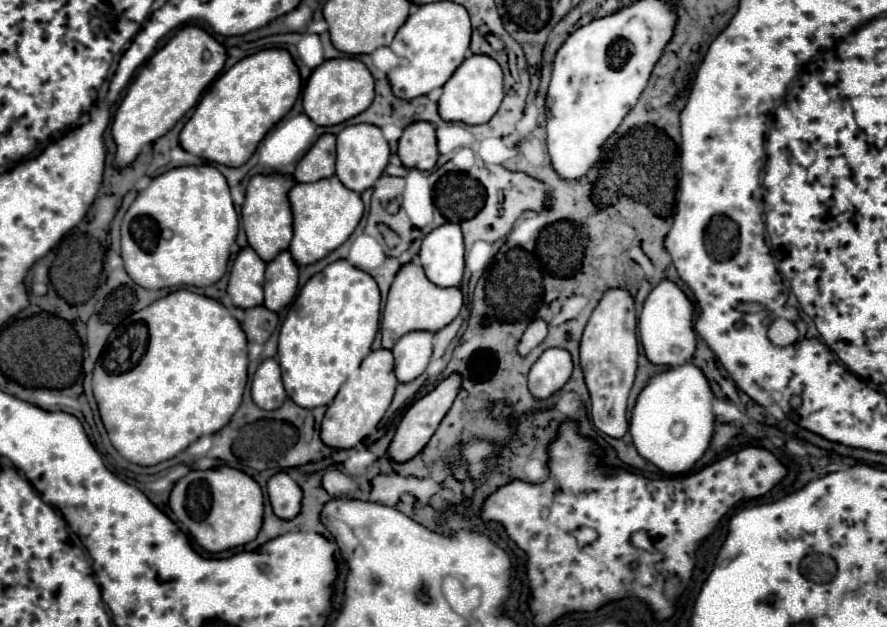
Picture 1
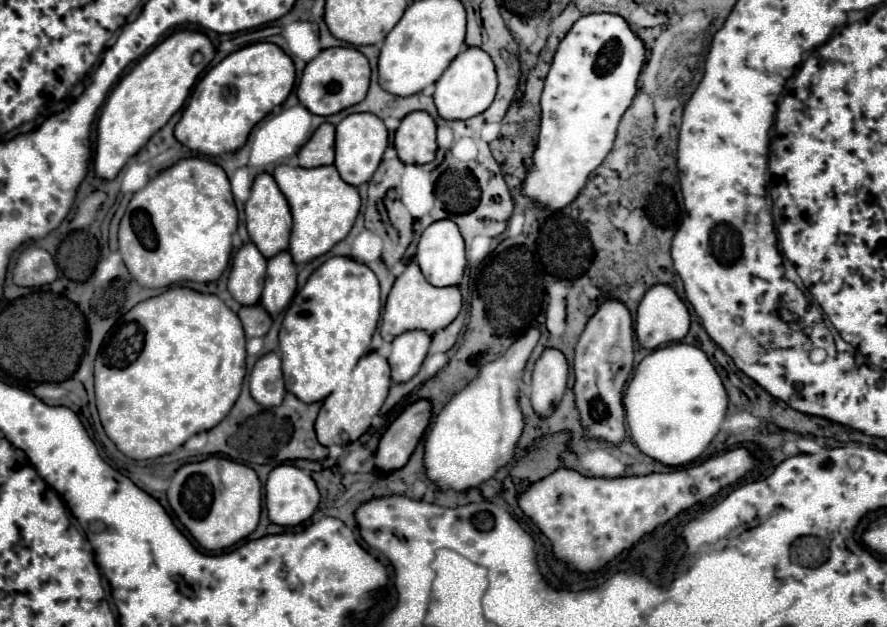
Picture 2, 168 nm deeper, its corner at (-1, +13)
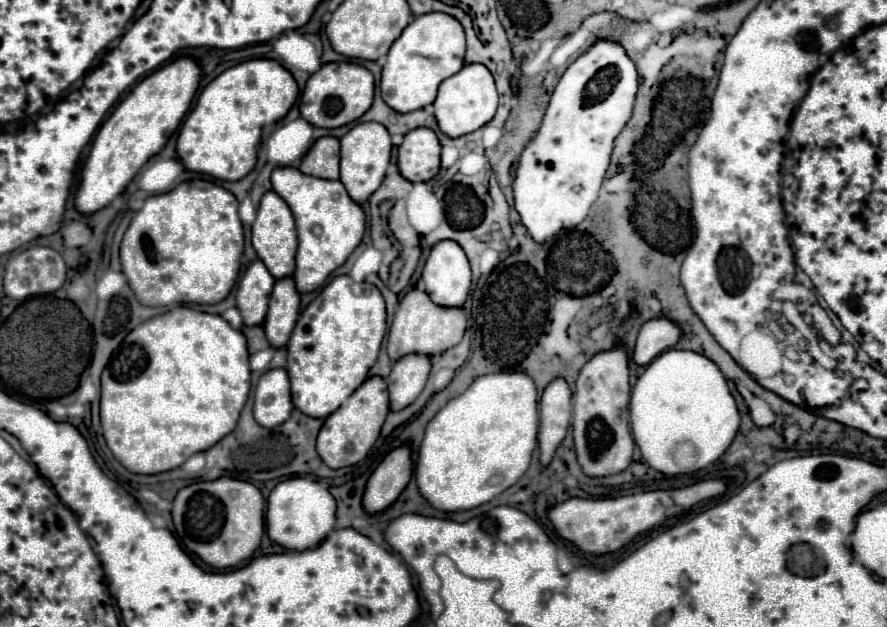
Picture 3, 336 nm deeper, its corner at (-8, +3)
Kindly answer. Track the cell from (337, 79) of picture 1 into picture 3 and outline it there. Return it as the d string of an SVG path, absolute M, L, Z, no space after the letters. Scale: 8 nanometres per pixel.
M330 62L308 78L300 98L300 114L318 128L338 128L358 120L372 106L372 98L374 76L370 70L354 62Z

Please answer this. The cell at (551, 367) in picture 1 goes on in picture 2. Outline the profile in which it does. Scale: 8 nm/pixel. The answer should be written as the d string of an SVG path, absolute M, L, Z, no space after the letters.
M547 348L543 356L535 362L531 382L531 404L537 416L547 418L553 414L567 388L567 374L567 360L555 348Z

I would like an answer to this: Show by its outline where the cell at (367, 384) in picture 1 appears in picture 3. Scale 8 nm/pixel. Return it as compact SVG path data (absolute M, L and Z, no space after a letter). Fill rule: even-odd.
M370 376L354 394L326 420L318 434L318 454L330 468L342 468L352 466L366 458L370 448L374 446L376 438L380 436L380 428L386 420L386 414L390 412L390 398L386 390L386 380L382 376ZM352 444L354 450L348 452L346 446Z

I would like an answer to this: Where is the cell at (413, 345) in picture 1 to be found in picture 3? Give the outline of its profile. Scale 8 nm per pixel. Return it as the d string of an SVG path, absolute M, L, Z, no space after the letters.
M406 354L392 366L392 382L386 378L388 390L392 390L390 408L400 410L412 404L424 390L430 374L430 356L426 354Z

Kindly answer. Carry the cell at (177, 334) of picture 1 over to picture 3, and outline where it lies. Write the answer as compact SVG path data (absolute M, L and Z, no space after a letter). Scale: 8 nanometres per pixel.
M176 306L136 326L104 368L100 418L106 444L116 460L134 474L158 474L178 468L192 454L208 450L234 430L248 392L250 366L246 336L218 314Z

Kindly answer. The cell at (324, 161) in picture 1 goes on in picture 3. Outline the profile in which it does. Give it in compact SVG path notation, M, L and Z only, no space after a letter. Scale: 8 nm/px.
M324 136L314 142L310 152L300 164L300 172L316 178L338 180L340 172L340 140L334 136Z

